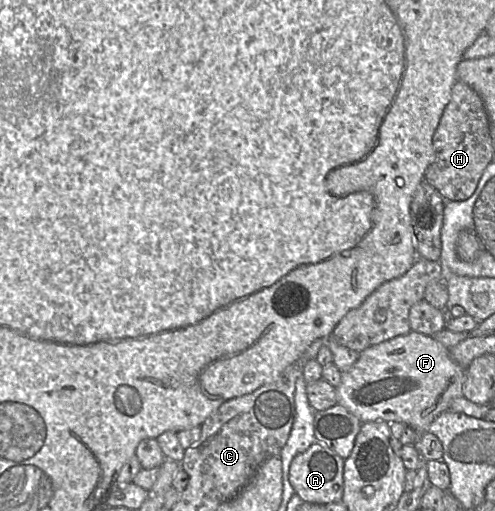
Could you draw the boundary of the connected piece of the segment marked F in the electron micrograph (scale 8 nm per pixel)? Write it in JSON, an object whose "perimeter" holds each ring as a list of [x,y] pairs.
{"perimeter":[[[409,333],[372,345],[360,352],[356,362],[345,372],[337,391],[337,403],[361,423],[400,422],[419,435],[451,403],[463,396],[466,369],[450,355],[449,349],[431,335]]]}

